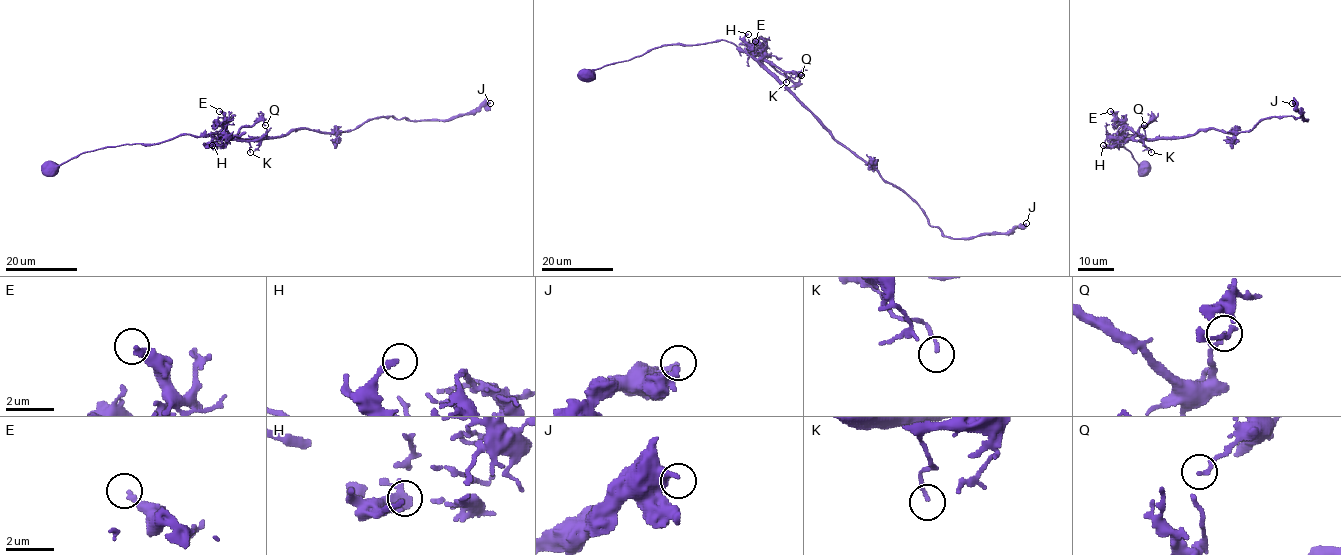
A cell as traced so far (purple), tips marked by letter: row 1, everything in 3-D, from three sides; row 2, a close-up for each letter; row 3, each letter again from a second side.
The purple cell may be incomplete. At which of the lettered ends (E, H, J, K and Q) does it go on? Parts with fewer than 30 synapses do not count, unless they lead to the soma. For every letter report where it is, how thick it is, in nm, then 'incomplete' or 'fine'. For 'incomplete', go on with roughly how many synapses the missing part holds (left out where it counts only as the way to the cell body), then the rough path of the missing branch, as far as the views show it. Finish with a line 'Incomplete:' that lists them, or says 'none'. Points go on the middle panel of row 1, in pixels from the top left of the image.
E: place (755, 41); calibre 300 nm; fine
H: place (748, 34); calibre 200 nm; fine
J: place (1026, 223); calibre 240 nm; fine
K: place (786, 82); calibre 140 nm; fine
Q: place (801, 75); calibre 120 nm; fine
Incomplete: none

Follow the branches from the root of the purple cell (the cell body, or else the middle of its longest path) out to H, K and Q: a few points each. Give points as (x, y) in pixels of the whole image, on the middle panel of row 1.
H: (587, 75), (606, 65), (674, 44), (727, 40), (751, 56), (744, 38), (748, 34)
K: (587, 75), (662, 46), (727, 40), (753, 57), (780, 67), (786, 82)
Q: (587, 75), (662, 46), (717, 40), (727, 40), (753, 57), (763, 58), (795, 83), (801, 75)

